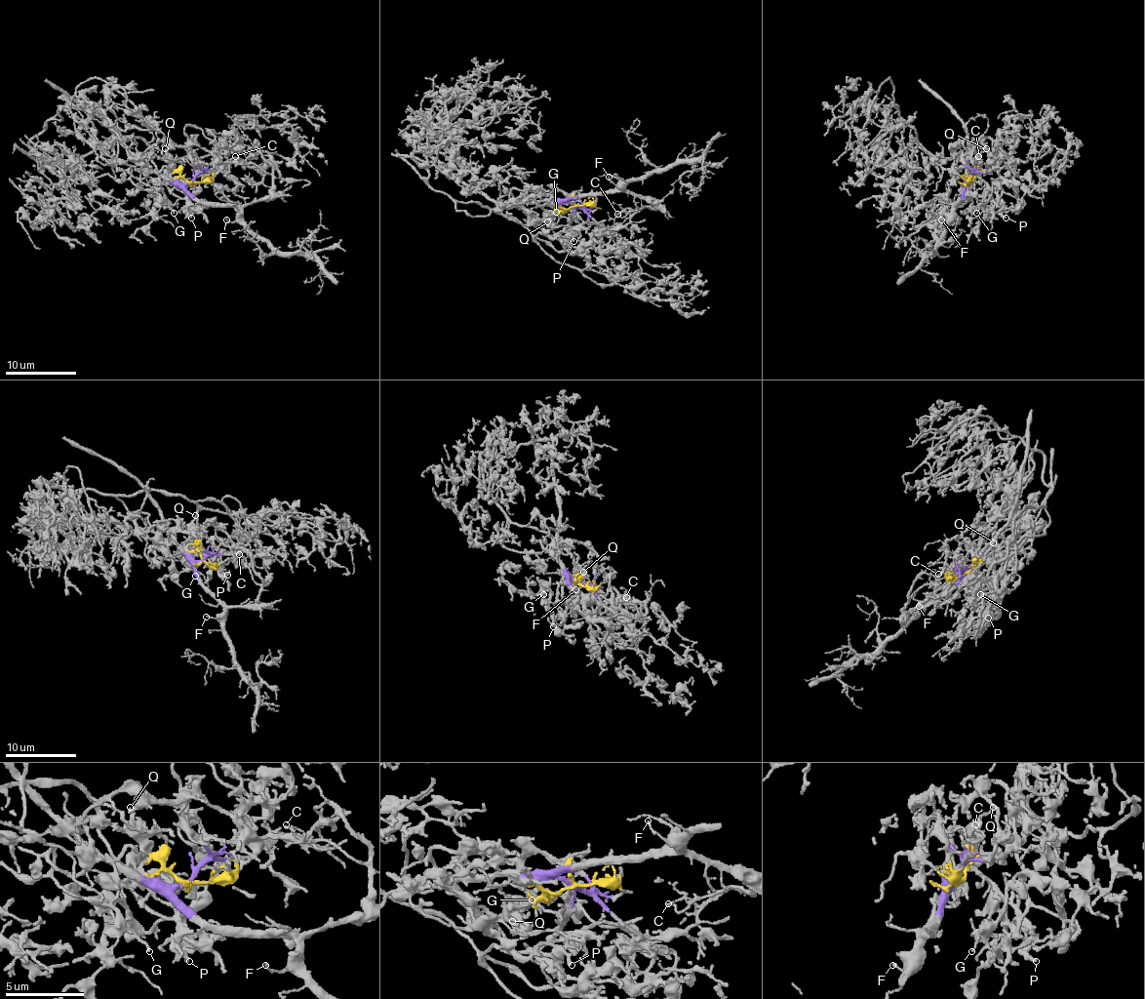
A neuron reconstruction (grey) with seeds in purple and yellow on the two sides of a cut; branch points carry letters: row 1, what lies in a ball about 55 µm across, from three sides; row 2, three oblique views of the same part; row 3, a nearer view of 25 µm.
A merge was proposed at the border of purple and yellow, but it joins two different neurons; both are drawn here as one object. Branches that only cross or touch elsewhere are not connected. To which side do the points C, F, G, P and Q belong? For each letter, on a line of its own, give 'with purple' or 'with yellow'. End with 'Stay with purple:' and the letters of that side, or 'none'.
C: with purple
F: with purple
G: with yellow
P: with yellow
Q: with yellow
Stay with purple: C, F

